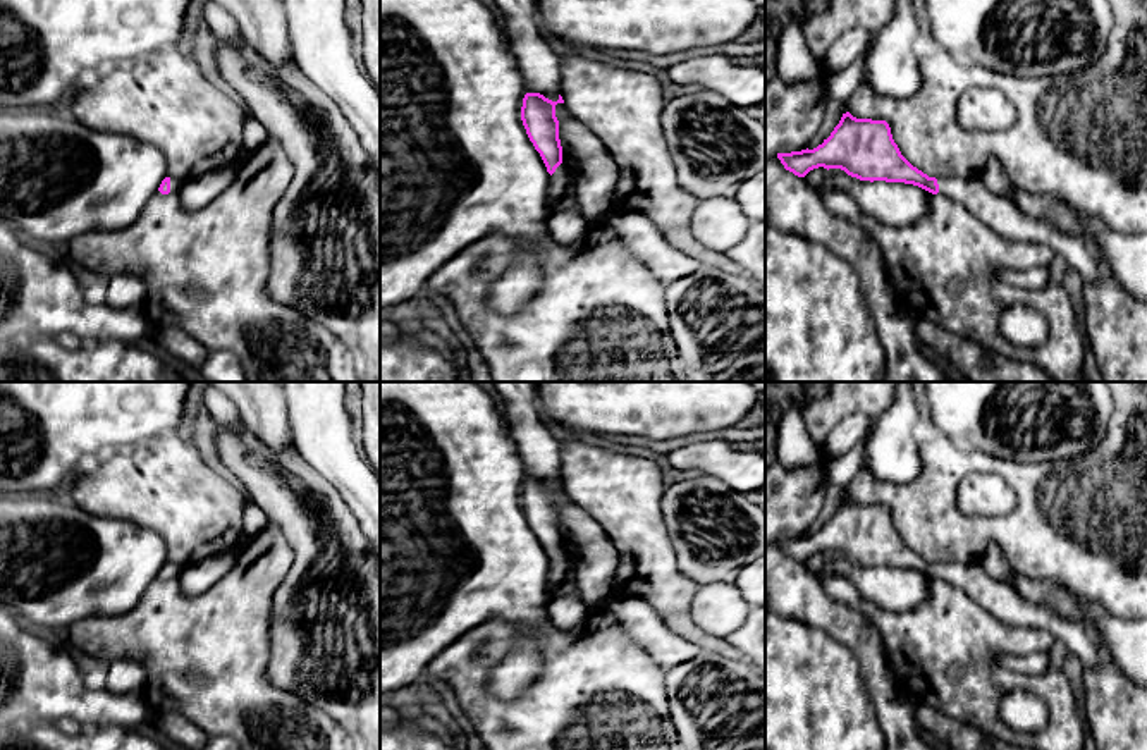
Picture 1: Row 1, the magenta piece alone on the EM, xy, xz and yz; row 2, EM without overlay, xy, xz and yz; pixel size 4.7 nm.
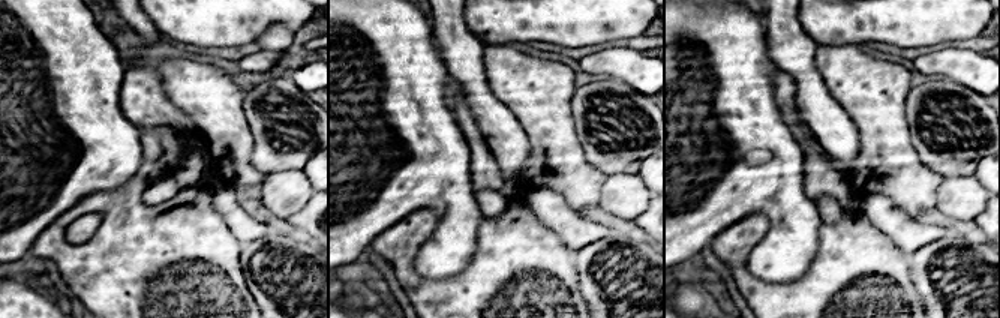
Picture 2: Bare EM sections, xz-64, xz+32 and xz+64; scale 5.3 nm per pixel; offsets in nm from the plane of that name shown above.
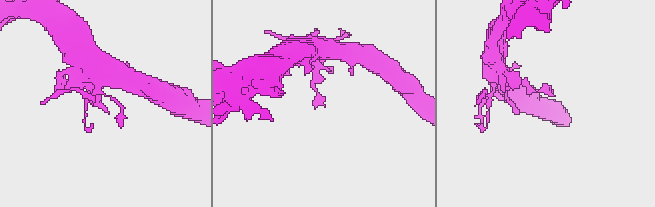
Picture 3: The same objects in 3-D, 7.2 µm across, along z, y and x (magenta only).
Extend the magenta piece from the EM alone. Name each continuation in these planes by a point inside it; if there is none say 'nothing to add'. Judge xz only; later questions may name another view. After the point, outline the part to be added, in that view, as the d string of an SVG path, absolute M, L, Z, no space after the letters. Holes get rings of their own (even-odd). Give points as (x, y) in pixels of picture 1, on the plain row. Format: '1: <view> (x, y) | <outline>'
1: xz (561, 582) | M557 552L547 575L549 600L578 595L574 571L566 552Z

